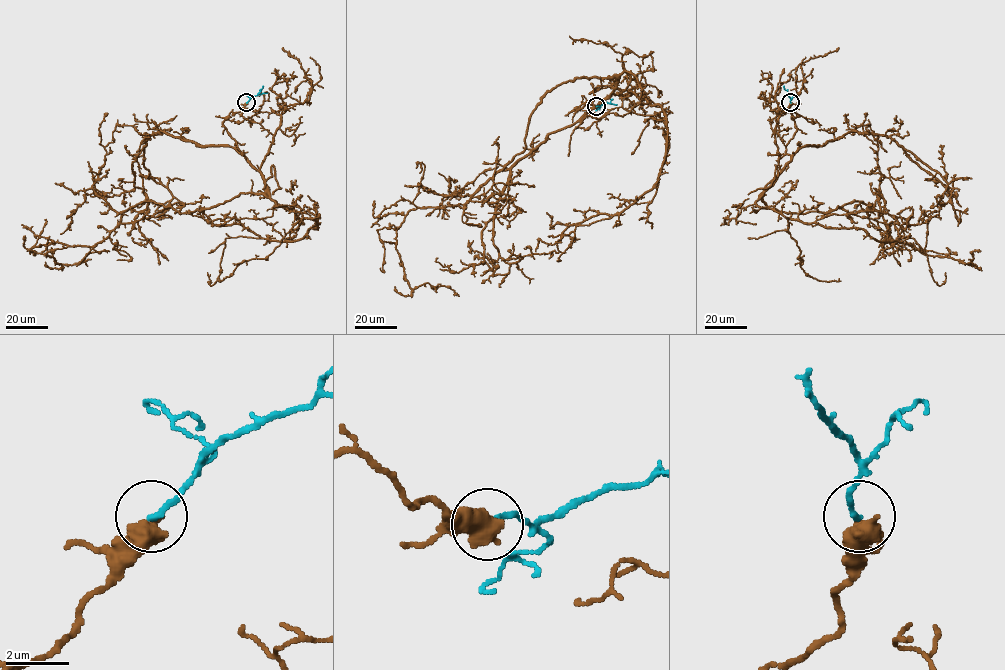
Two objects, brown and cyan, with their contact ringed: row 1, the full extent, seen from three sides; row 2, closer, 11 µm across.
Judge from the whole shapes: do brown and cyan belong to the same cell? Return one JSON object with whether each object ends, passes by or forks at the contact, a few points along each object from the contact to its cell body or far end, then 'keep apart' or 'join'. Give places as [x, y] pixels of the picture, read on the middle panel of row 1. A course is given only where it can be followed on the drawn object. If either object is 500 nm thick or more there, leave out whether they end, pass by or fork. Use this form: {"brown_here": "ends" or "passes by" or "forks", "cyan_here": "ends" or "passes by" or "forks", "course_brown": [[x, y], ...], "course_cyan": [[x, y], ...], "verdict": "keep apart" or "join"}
{"course_brown": [[596, 106], [572, 110], [614, 77], [556, 85], [525, 148], [468, 201], [406, 215], [409, 286], [458, 296]], "course_cyan": [[596, 106], [610, 103], [613, 99]], "verdict": "join"}

